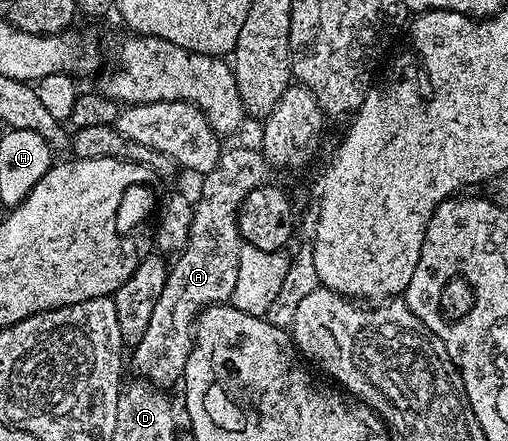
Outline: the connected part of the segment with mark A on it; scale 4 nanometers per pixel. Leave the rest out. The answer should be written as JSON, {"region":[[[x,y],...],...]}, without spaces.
{"region":[[[234,147],[223,150],[218,164],[201,180],[202,192],[193,204],[191,231],[186,247],[167,270],[164,290],[152,309],[148,330],[132,349],[135,376],[163,389],[170,389],[186,373],[188,353],[194,344],[194,324],[198,313],[216,303],[230,303],[240,270],[243,245],[238,228],[238,210],[252,189],[267,182],[268,164],[261,150]]]}

